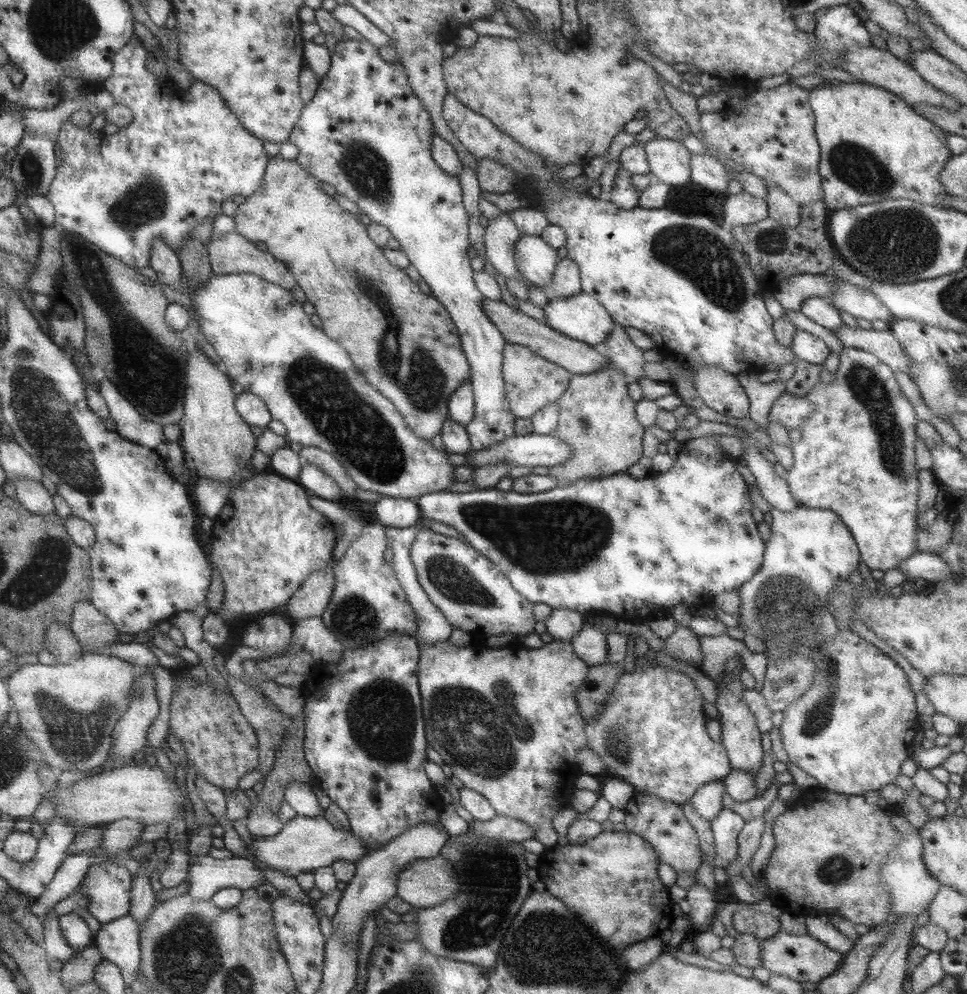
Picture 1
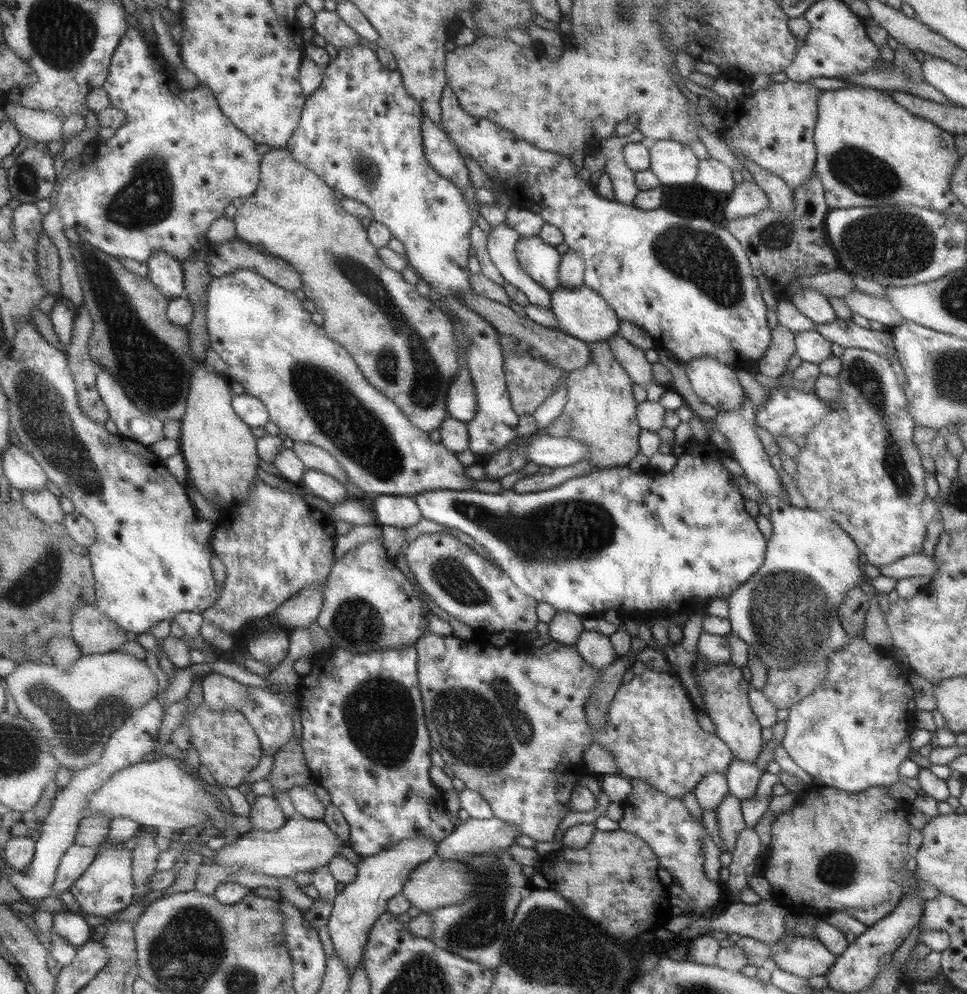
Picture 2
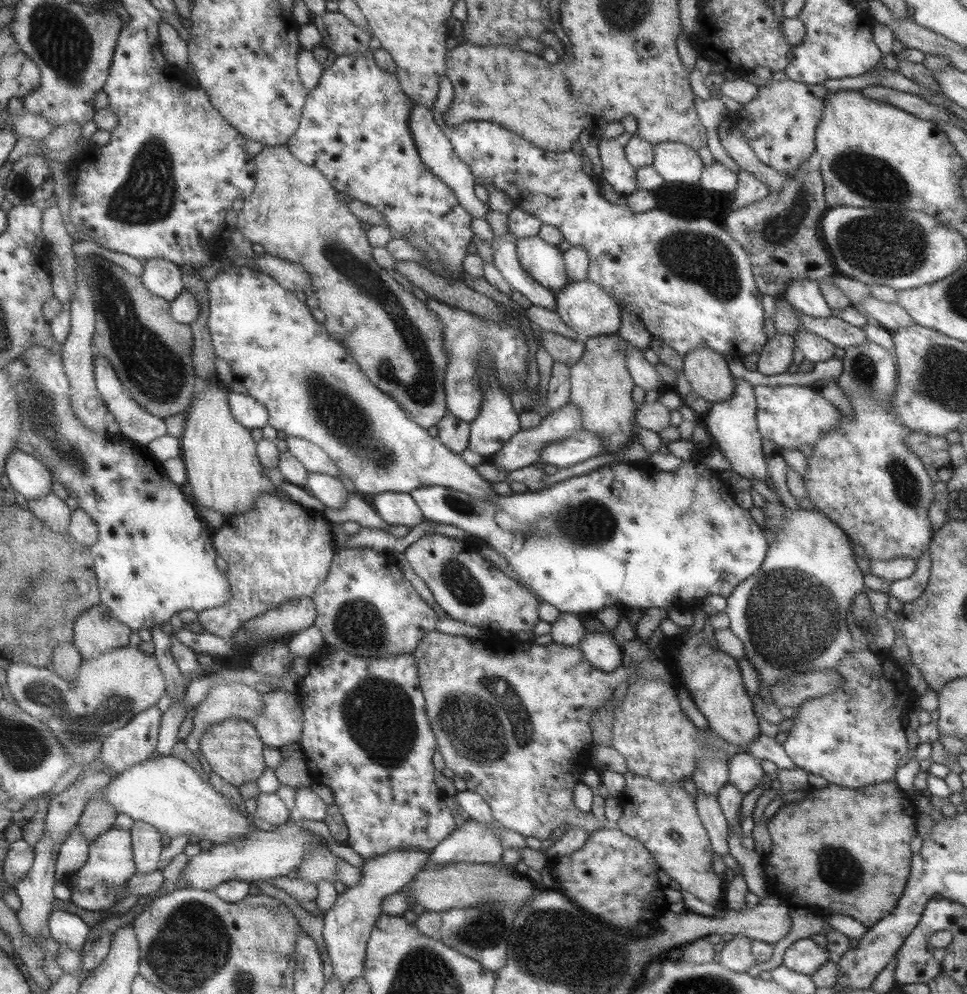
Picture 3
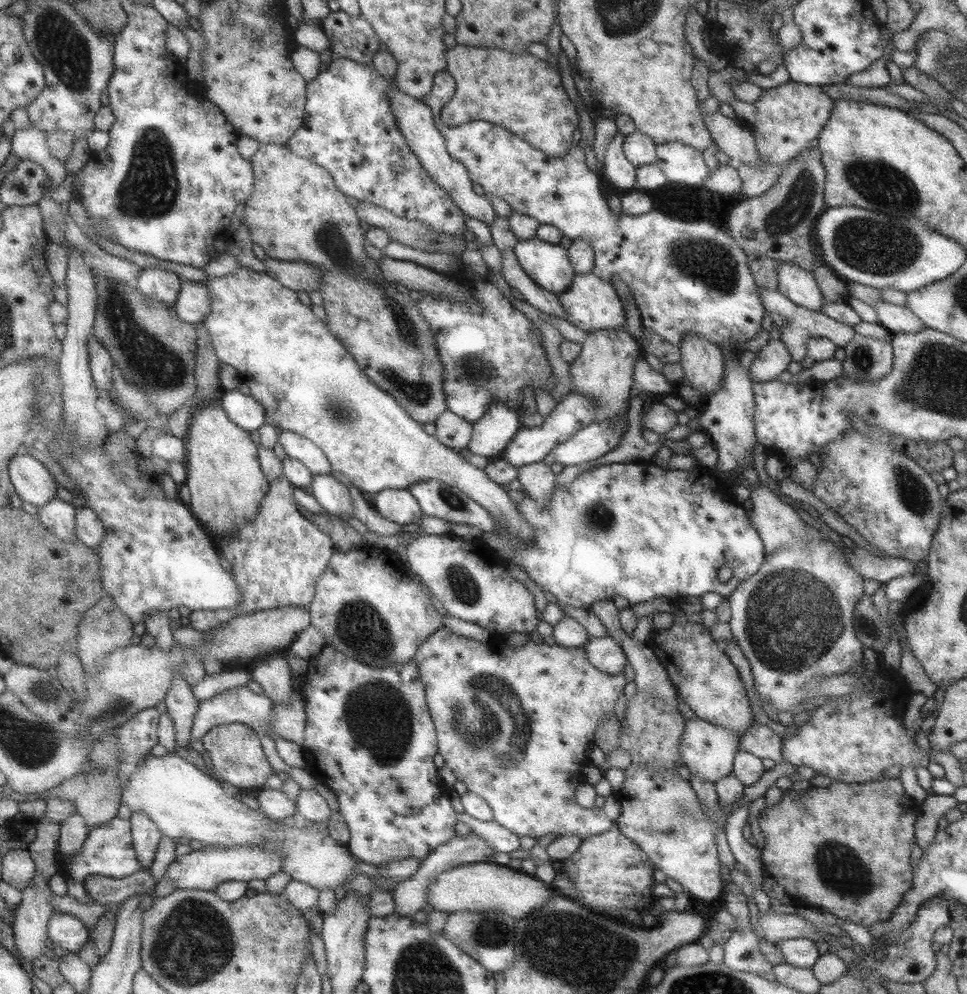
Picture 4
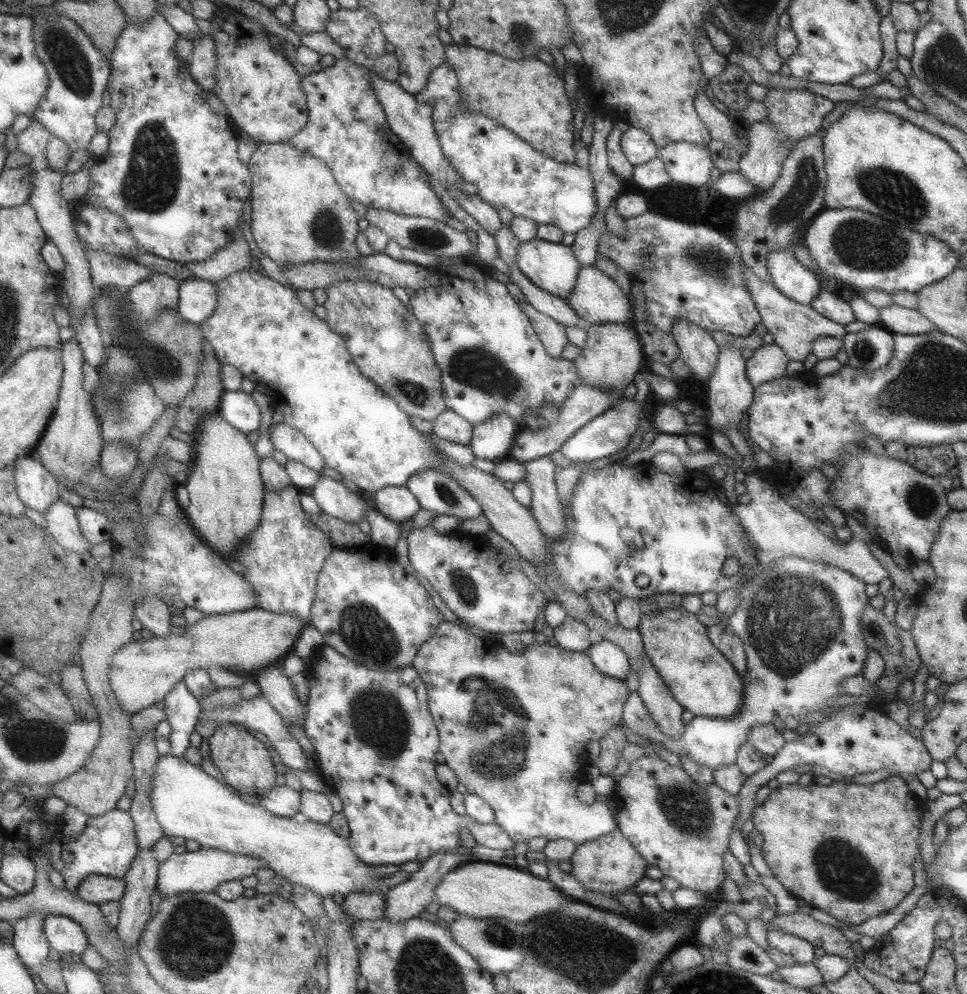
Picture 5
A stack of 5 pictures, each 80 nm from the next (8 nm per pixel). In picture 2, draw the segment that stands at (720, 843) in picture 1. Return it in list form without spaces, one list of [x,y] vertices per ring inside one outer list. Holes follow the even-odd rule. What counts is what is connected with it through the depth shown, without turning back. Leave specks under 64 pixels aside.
[[[726,793],[723,801],[717,806],[718,828],[722,838],[724,852],[732,853],[735,850],[738,835],[747,826],[742,815],[742,799],[732,793]]]

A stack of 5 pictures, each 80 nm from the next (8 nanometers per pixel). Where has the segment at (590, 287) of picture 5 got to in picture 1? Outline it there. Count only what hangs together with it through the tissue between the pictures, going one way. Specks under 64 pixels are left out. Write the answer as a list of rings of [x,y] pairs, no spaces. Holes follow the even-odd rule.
[[[584,291],[572,296],[550,298],[549,303],[543,309],[547,314],[546,324],[550,328],[564,336],[570,337],[572,340],[584,342],[594,348],[606,341],[606,337],[612,333],[612,329],[617,323],[599,300],[596,300]]]

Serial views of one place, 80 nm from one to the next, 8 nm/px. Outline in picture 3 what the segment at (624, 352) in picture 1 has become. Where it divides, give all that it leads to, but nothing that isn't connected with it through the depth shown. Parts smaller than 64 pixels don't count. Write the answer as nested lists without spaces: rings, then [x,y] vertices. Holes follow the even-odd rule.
[[[630,347],[626,351],[626,366],[634,385],[645,391],[658,390],[666,385],[660,380],[655,366],[646,360],[642,349]]]

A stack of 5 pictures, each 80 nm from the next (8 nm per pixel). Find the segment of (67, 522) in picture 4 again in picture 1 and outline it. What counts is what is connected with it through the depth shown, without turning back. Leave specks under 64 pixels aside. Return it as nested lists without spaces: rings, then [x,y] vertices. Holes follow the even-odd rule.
[[[18,479],[12,484],[15,486],[17,499],[30,512],[42,516],[55,512],[53,495],[42,483],[36,483],[31,479]]]

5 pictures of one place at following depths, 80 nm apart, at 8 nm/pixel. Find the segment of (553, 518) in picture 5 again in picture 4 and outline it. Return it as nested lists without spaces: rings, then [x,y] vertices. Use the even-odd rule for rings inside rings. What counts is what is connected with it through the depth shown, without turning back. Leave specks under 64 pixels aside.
[[[538,461],[518,468],[517,480],[527,492],[527,496],[538,504],[549,506],[557,489],[556,476],[550,465]]]

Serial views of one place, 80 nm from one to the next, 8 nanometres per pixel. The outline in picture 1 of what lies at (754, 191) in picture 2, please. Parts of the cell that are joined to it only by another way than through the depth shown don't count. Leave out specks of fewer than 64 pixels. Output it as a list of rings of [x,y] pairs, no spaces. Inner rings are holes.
[[[742,191],[730,196],[724,204],[724,226],[749,225],[769,216],[767,202],[760,197]]]

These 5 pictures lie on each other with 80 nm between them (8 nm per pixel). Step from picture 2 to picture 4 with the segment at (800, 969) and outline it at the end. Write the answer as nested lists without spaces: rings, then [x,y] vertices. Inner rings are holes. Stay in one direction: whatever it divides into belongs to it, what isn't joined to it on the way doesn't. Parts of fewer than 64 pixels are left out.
[[[808,938],[777,940],[775,946],[782,952],[784,962],[794,968],[812,969],[820,956],[816,942]]]

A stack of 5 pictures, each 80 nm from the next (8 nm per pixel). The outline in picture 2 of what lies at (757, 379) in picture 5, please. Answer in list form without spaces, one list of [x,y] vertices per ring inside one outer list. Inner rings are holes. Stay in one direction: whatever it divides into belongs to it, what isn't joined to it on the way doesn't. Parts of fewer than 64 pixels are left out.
[[[778,323],[776,329],[772,331],[772,341],[768,352],[758,362],[760,374],[768,378],[778,378],[784,375],[788,362],[795,353],[795,334]]]

